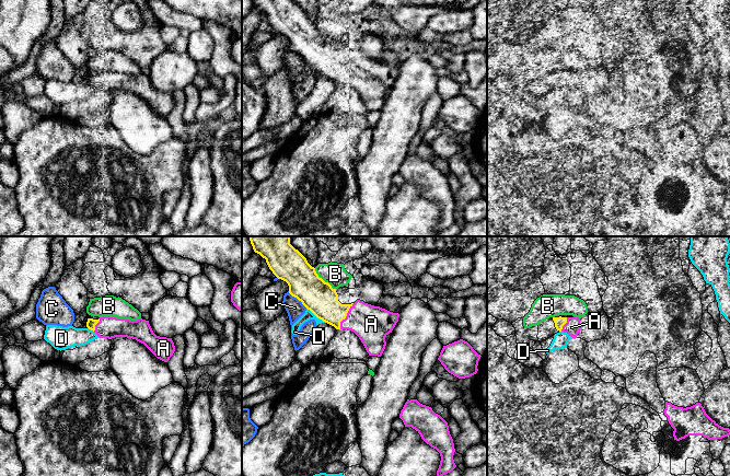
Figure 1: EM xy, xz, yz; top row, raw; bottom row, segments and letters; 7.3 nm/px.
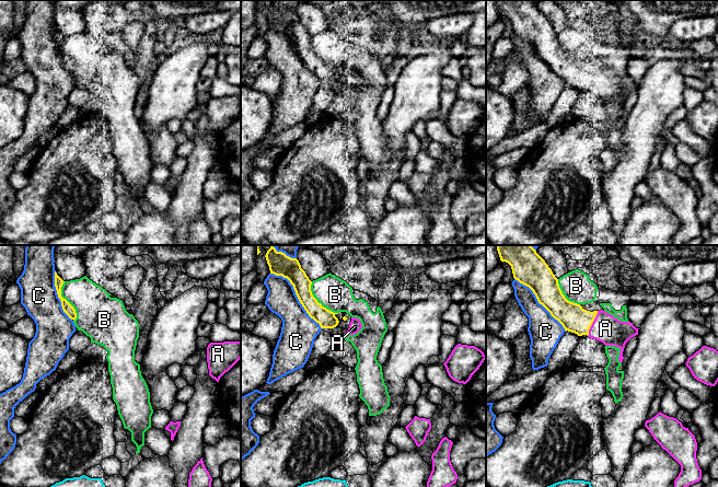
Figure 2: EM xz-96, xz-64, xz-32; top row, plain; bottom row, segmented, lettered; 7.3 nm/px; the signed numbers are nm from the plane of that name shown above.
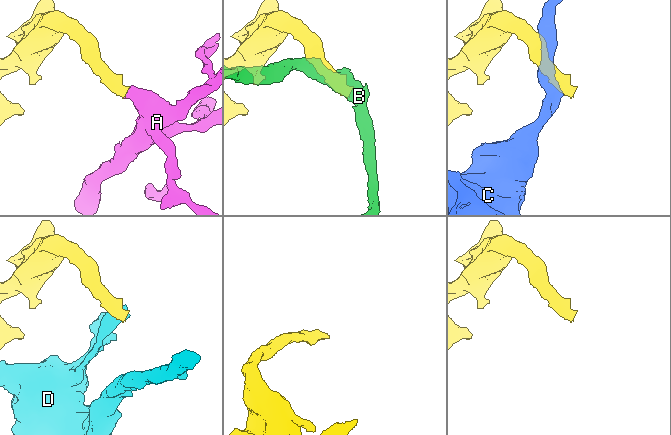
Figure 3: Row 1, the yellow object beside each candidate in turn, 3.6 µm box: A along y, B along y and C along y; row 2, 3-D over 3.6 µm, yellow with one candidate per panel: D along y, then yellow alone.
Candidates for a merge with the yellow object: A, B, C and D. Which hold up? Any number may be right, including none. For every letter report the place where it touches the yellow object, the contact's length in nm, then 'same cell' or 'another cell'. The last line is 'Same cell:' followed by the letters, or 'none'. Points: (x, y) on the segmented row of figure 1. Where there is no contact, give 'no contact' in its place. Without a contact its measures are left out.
A: xz (346, 315) | 220 nm | same cell
B: xz (322, 279) | 220 nm | another cell
C: xz (298, 299) | 190 nm | another cell
D: xz (316, 316) | 180 nm | another cell
Same cell: A

